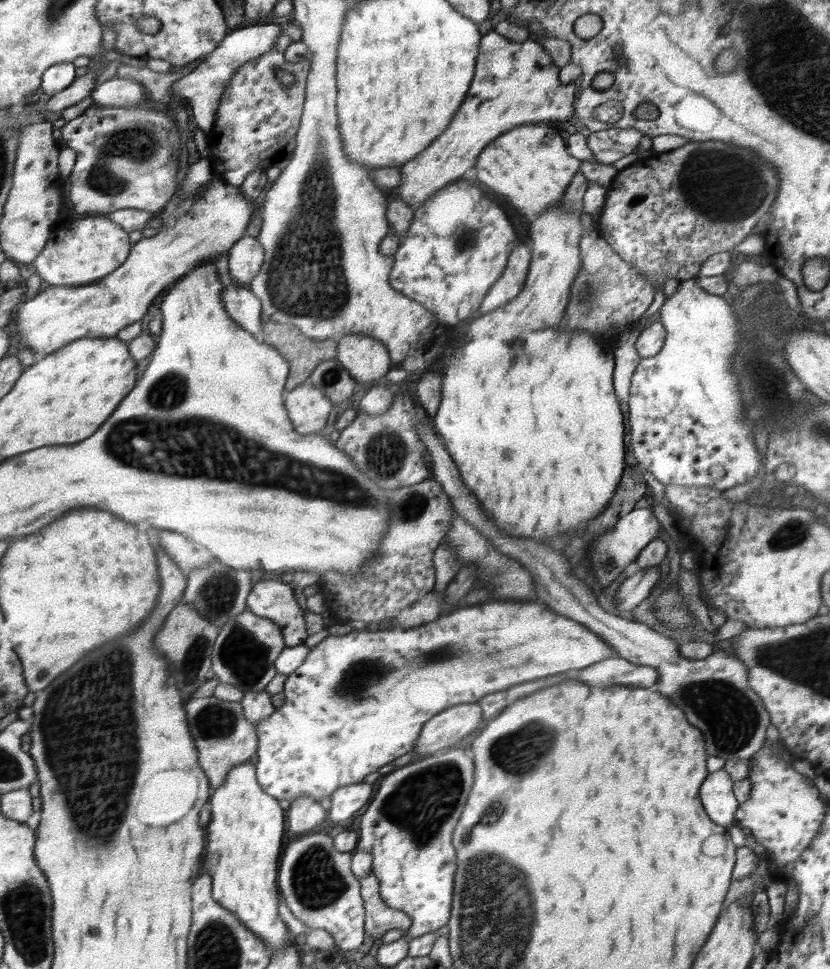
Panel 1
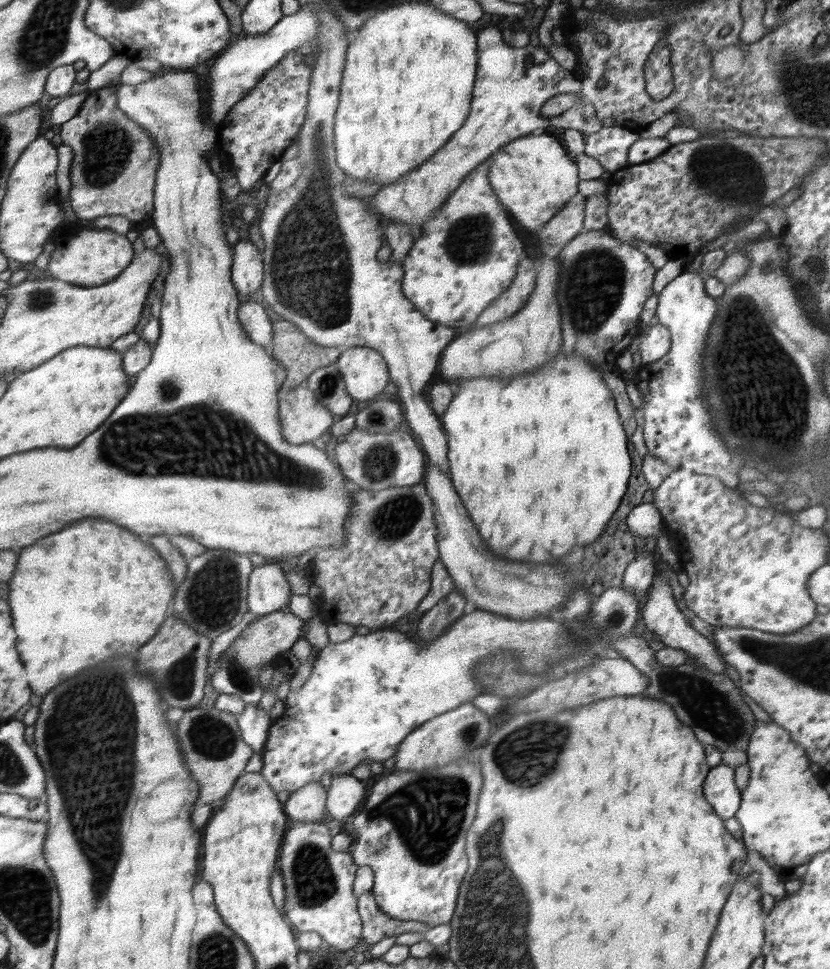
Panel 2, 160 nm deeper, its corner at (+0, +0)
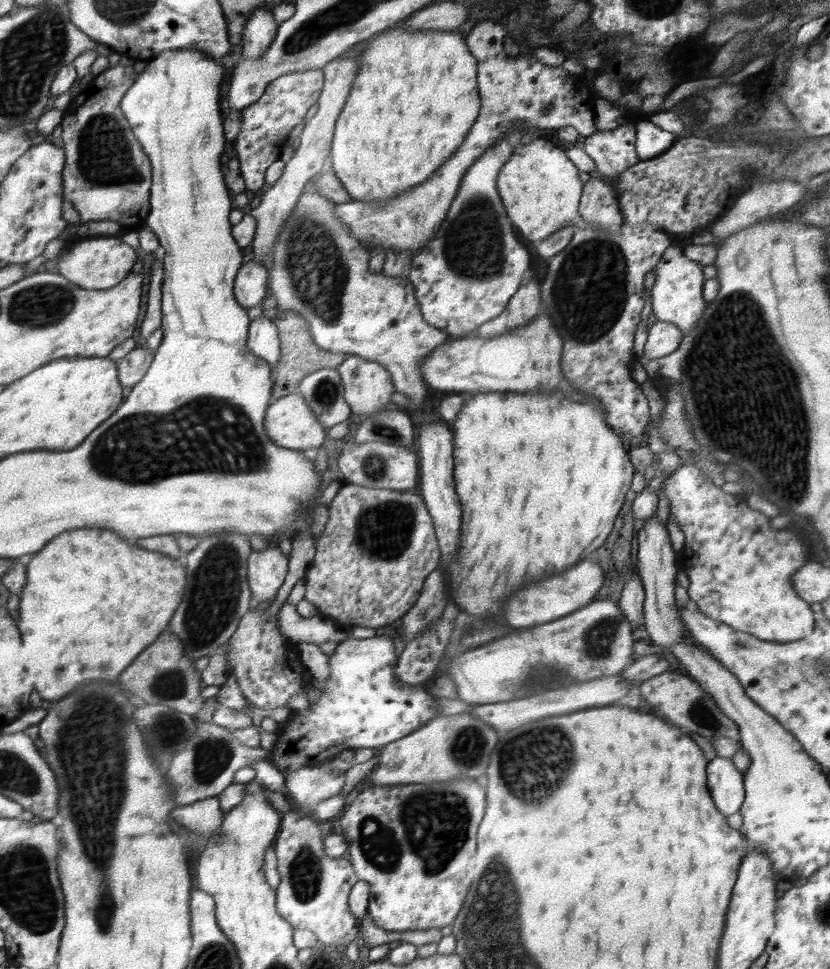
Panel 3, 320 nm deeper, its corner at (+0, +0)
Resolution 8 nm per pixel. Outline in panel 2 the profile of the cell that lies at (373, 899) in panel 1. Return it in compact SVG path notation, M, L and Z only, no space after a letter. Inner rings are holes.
M369 890L359 897L360 919L363 920L365 946L371 946L384 938L397 937L404 932L428 932L430 925L418 921L402 921L388 917L380 911L375 895Z

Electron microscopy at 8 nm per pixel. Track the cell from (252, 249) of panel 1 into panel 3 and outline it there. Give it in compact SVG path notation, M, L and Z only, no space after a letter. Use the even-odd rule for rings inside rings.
M249 257L249 261L241 266L235 278L235 298L240 306L252 308L262 304L264 294L269 286L269 271L260 262Z

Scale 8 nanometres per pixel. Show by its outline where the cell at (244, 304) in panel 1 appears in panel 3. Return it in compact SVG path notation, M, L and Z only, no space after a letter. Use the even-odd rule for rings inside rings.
M264 315L251 322L251 334L248 346L252 354L263 358L270 368L278 363L281 353L281 342L277 333L277 326L272 319Z

